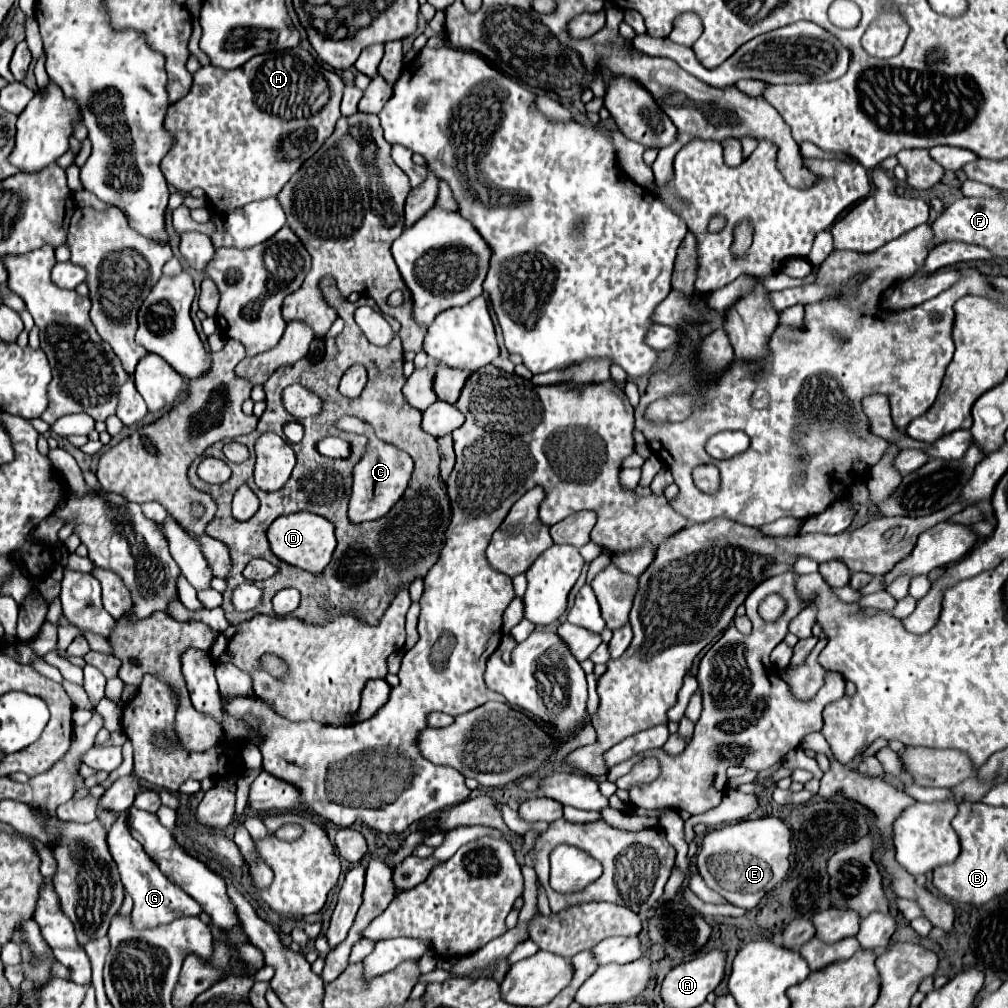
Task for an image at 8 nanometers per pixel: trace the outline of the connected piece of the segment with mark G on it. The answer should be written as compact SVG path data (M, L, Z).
M126 813L118 815L118 821L114 827L108 831L108 849L110 855L118 867L120 879L124 883L124 889L132 895L134 899L134 909L132 909L132 919L136 927L156 927L162 923L170 923L176 917L182 915L200 915L202 909L198 903L194 903L192 897L188 897L180 887L170 883L162 871L152 863L152 859L146 855L144 847L130 835L128 823L126 823Z

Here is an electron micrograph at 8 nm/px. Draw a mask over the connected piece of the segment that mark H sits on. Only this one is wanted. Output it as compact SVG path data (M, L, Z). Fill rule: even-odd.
M294 47L294 49L286 49L286 51L276 51L276 53L264 53L264 55L258 55L254 59L250 59L248 63L244 63L242 67L238 69L232 69L232 71L226 71L226 69L218 69L214 65L206 65L202 67L200 71L194 73L194 81L192 81L192 87L190 87L190 93L180 99L178 103L170 105L168 107L168 113L166 113L166 119L164 119L164 127L168 133L172 133L174 137L174 145L170 147L170 151L166 153L166 157L162 159L160 163L160 169L168 181L168 185L172 185L178 193L190 193L194 187L200 187L204 189L206 197L210 199L210 209L214 215L222 217L238 207L244 207L246 203L254 201L254 199L266 199L266 197L272 197L276 193L280 193L280 189L290 181L290 177L302 167L302 163L306 159L310 159L320 147L322 143L330 137L330 133L334 133L334 127L336 127L336 121L342 117L340 113L340 101L342 101L342 91L344 91L344 81L340 75L336 75L334 71L328 71L324 69L322 65L316 63L316 59L302 47Z

